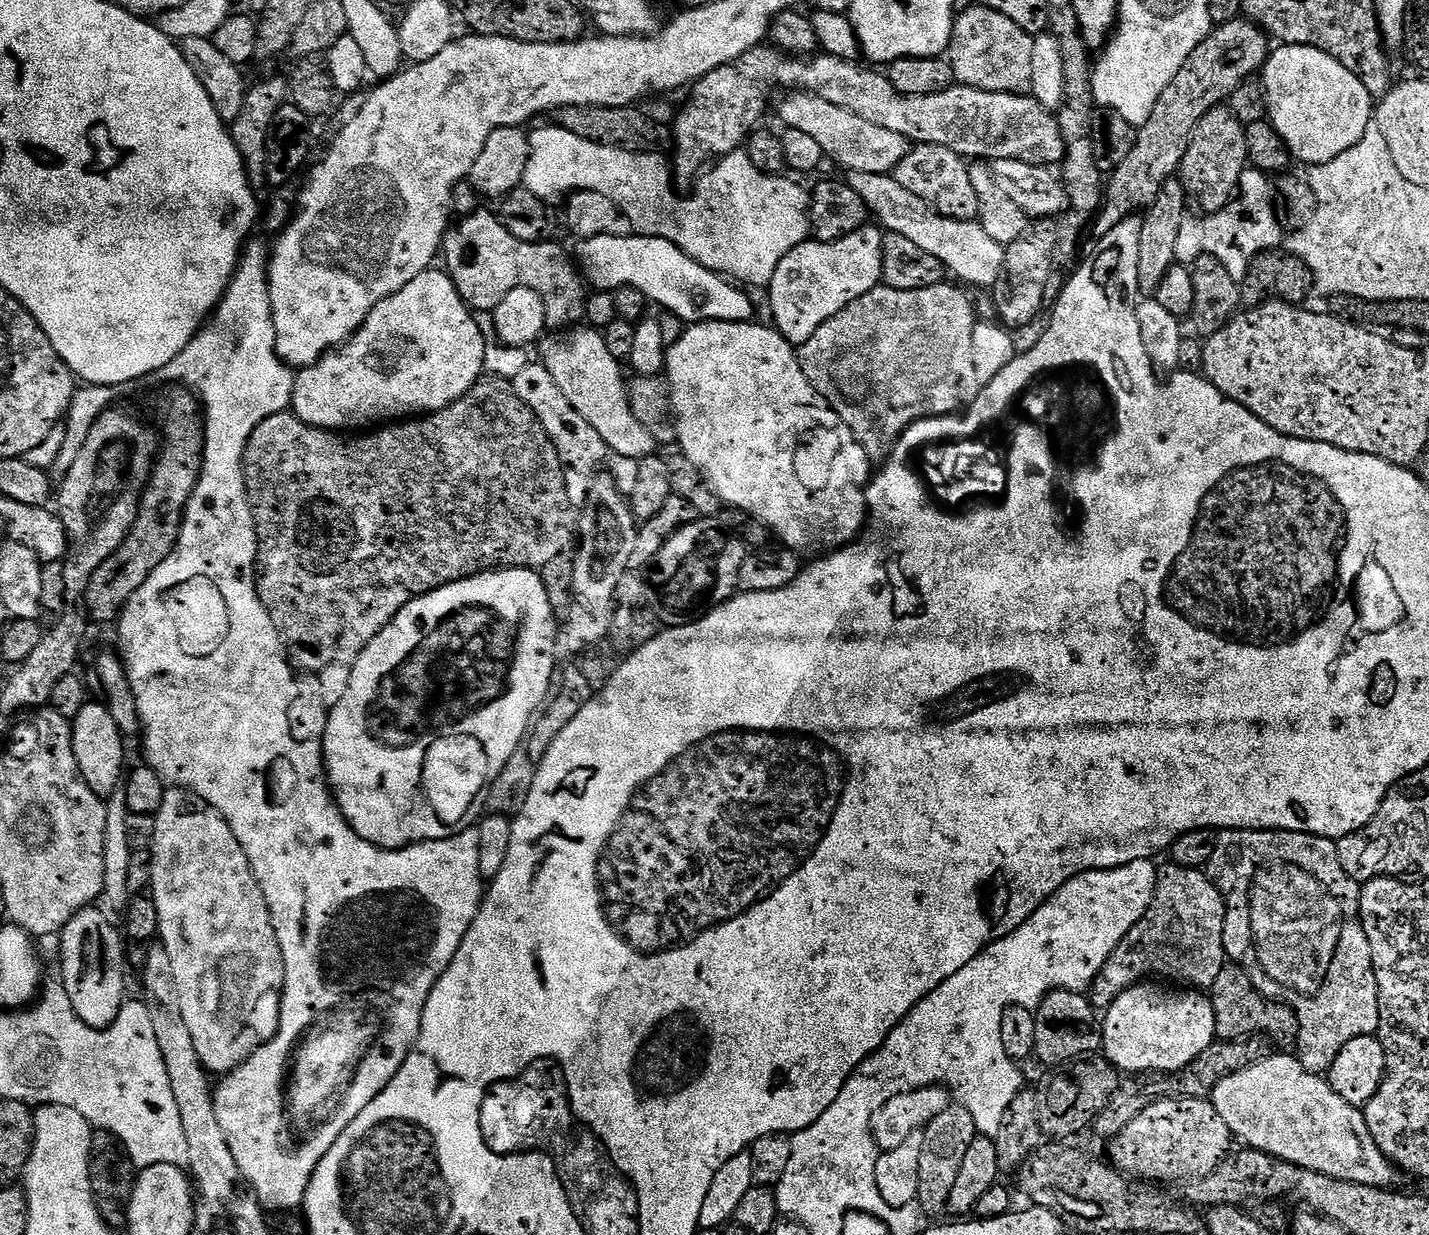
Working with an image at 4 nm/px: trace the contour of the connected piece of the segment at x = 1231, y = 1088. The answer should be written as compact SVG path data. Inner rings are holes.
M1272 1054L1266 1060L1259 1060L1249 1068L1222 1078L1218 1086L1214 1086L1210 1099L1214 1110L1218 1110L1218 1115L1222 1117L1222 1122L1226 1122L1233 1137L1237 1141L1244 1140L1240 1142L1247 1147L1277 1156L1279 1160L1285 1160L1299 1168L1362 1186L1392 1188L1392 1179L1398 1176L1397 1169L1385 1158L1382 1150L1378 1150L1364 1121L1363 1111L1338 1095L1323 1075L1307 1072L1295 1055Z

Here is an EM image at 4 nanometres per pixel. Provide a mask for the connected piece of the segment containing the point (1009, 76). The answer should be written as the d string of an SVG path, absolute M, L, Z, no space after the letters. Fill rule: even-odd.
M973 6L959 13L952 23L946 58L952 64L957 85L983 92L1009 92L1015 96L1031 93L1033 55L1033 33L1022 30L1022 26L1010 22L1006 14L998 14L998 10Z

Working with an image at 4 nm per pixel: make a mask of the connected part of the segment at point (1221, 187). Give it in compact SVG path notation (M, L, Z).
M1227 106L1211 108L1198 122L1190 138L1190 146L1180 163L1178 179L1184 185L1184 195L1201 208L1201 213L1209 214L1222 211L1232 201L1239 186L1239 178L1249 167L1246 150L1245 125L1234 118Z

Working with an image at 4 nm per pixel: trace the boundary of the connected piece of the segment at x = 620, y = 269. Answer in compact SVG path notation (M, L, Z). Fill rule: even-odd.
M616 235L591 236L577 243L575 263L593 289L601 292L622 287L642 290L653 305L661 304L663 311L672 312L689 325L702 324L705 320L743 324L753 319L752 300L744 293L747 291L743 287L721 273L711 272L678 250L674 242L661 236Z

